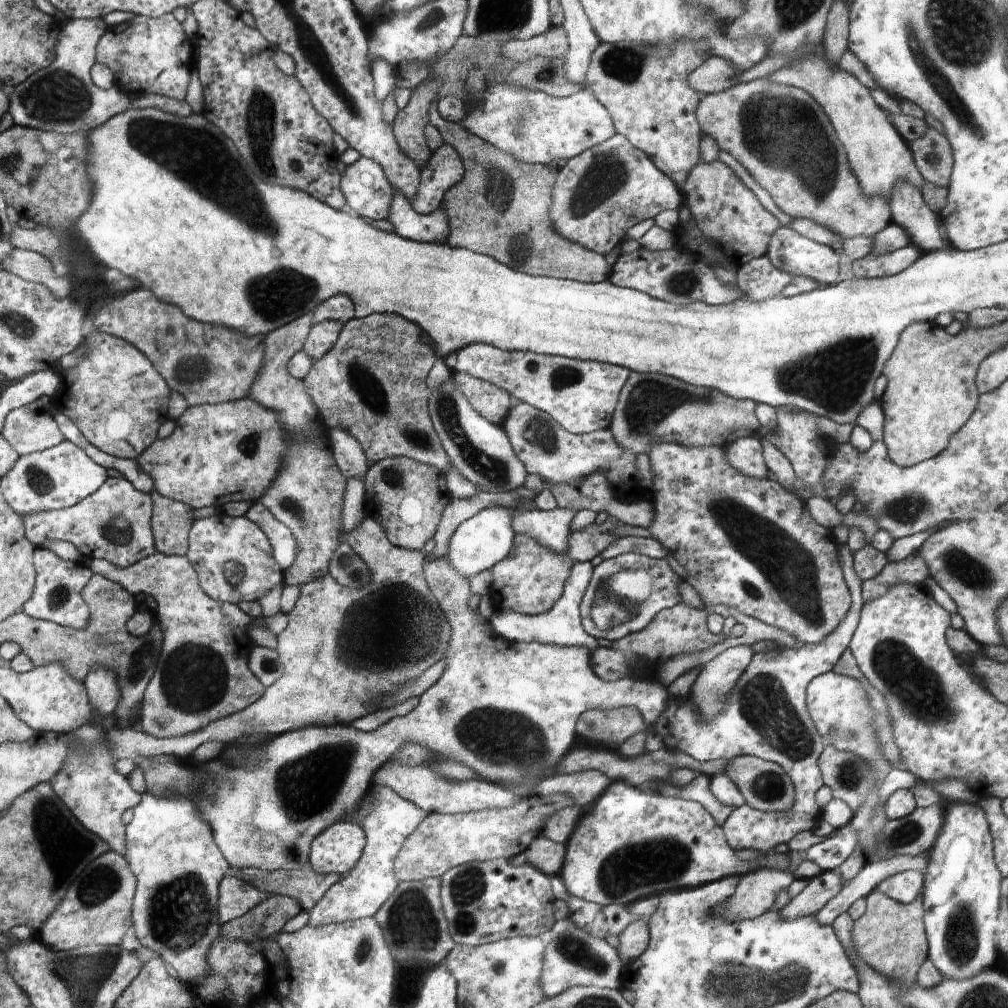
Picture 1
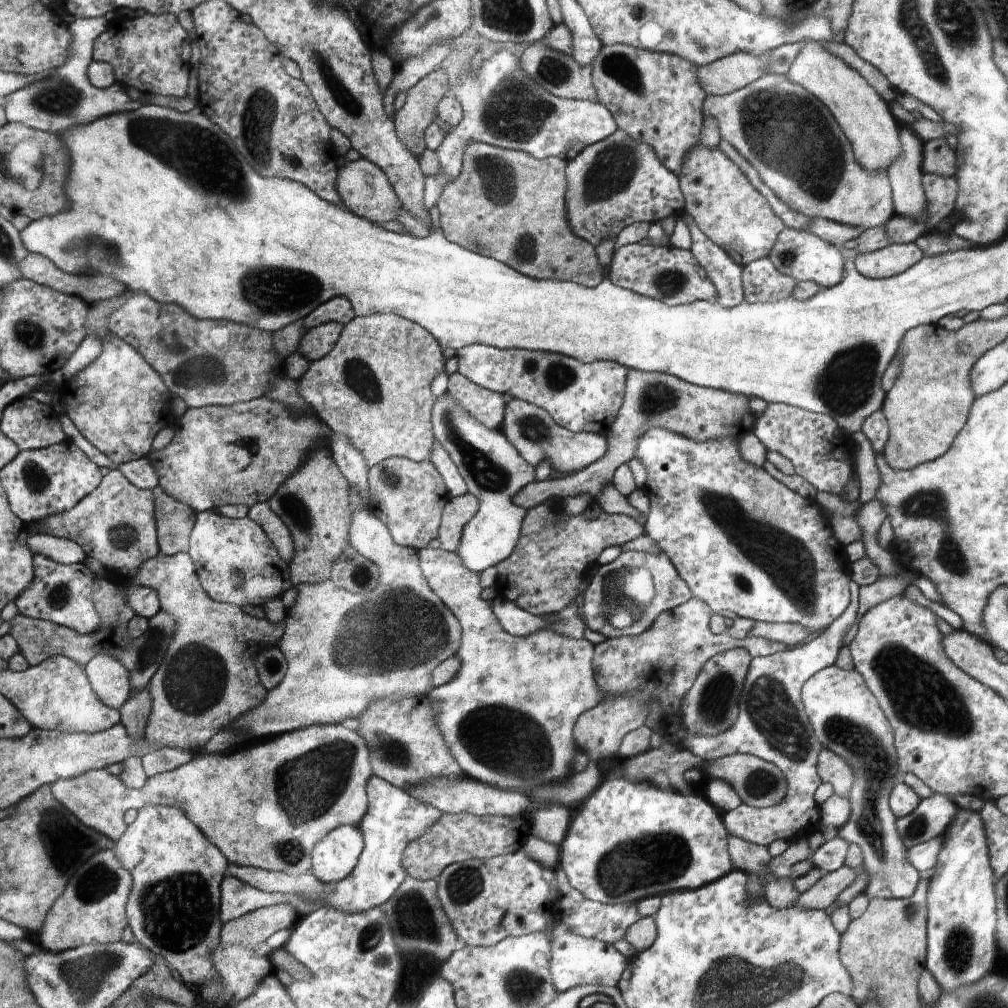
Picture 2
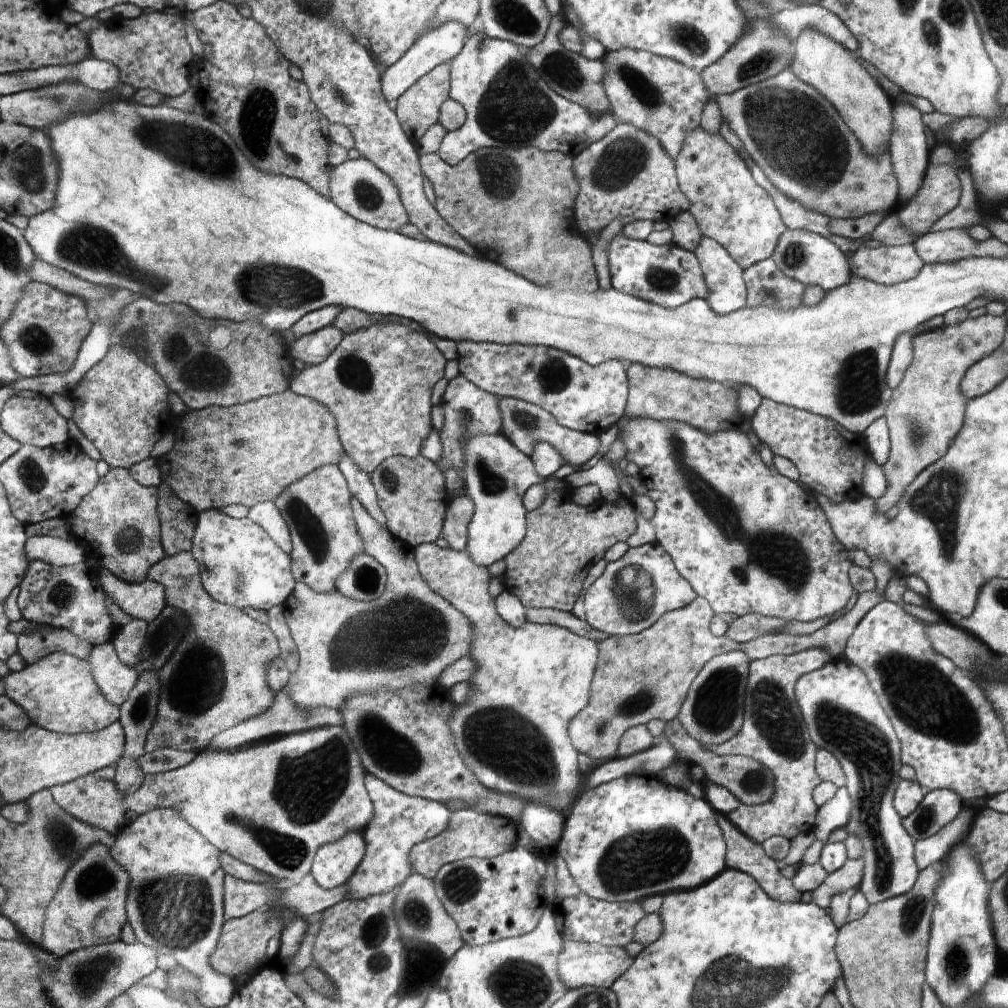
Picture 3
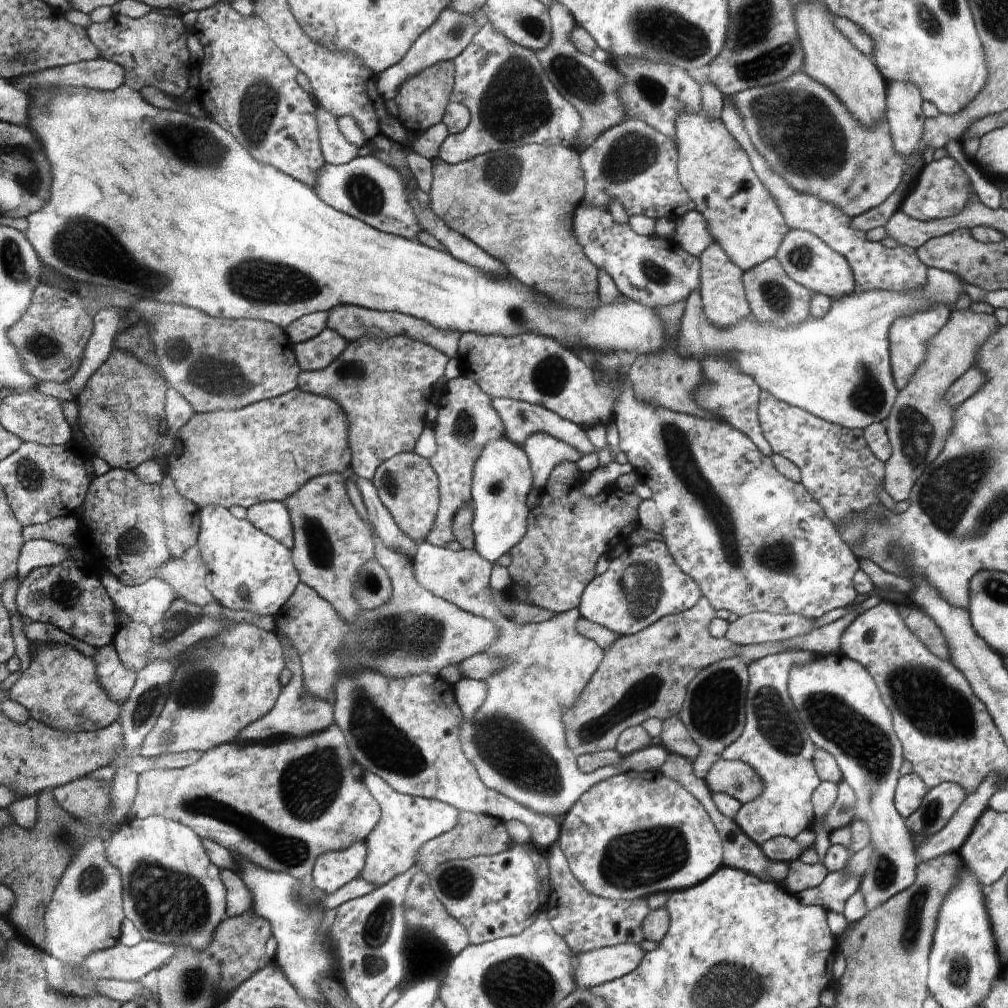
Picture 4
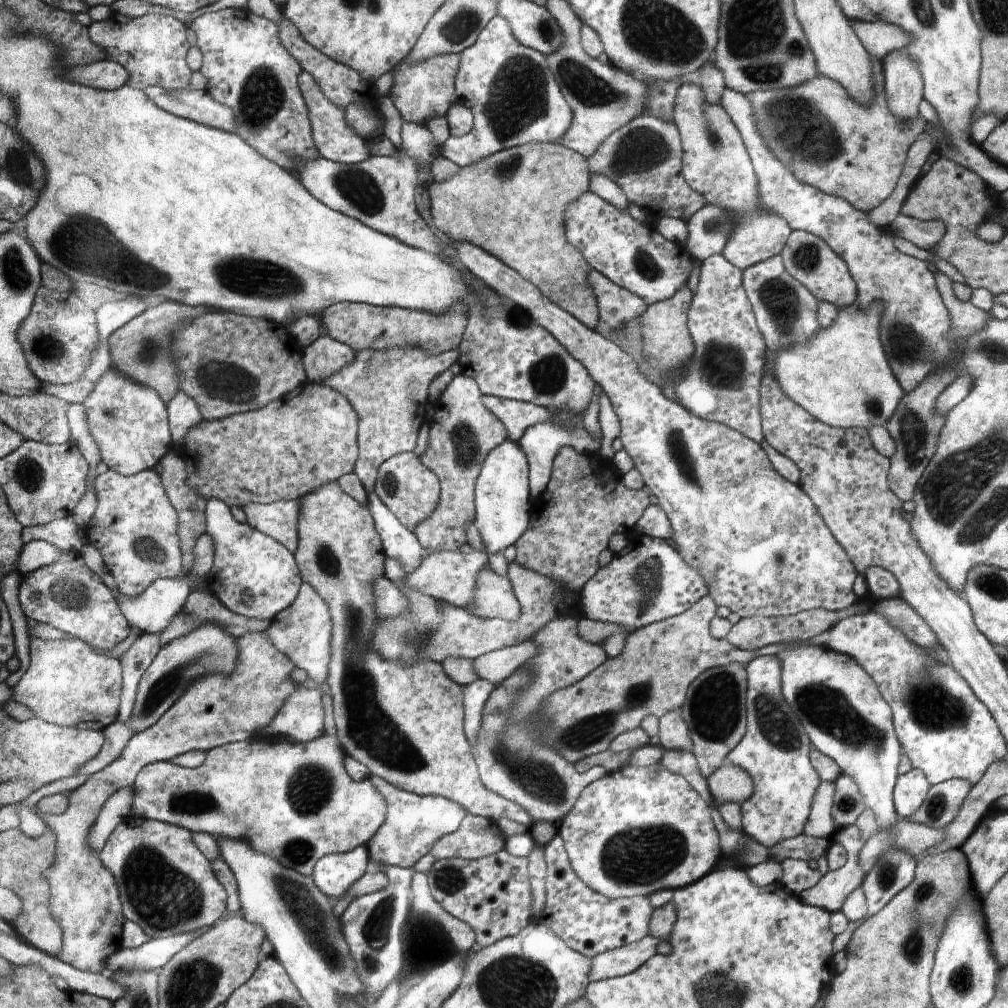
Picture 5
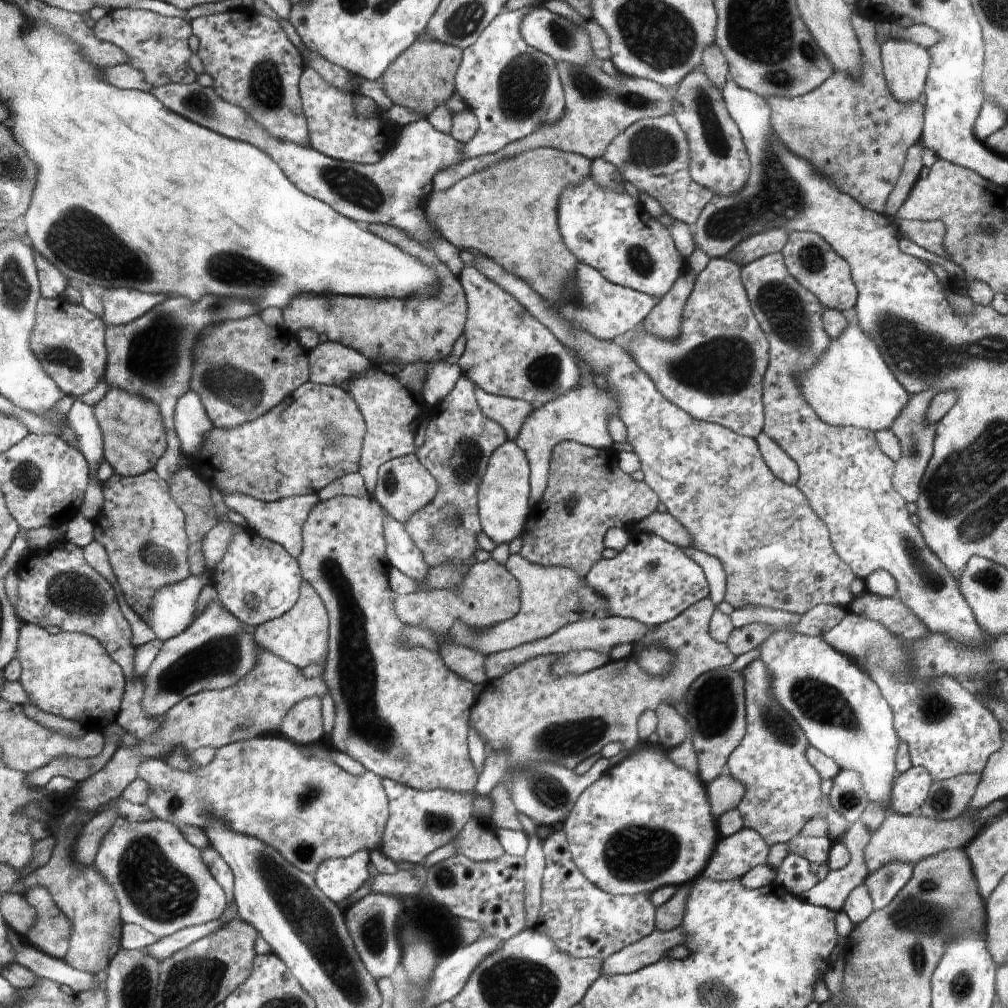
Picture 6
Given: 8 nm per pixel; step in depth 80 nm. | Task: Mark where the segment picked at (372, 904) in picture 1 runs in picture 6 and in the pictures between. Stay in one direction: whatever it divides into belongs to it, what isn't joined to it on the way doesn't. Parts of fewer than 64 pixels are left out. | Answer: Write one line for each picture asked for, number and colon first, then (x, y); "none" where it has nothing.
2: (395, 819)
3: (401, 822)
4: (407, 823)
5: (415, 823)
6: (421, 821)

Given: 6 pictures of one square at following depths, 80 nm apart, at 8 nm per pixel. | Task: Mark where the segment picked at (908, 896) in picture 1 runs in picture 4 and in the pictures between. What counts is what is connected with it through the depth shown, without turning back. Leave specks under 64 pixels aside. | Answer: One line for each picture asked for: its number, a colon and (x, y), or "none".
2: (844, 715)
3: (843, 715)
4: (836, 698)

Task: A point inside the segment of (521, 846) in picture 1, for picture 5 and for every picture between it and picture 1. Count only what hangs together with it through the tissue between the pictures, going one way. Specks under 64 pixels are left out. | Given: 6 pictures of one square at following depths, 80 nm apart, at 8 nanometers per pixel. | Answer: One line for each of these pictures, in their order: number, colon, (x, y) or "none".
2: (455, 838)
3: (471, 834)
4: (475, 834)
5: (478, 837)

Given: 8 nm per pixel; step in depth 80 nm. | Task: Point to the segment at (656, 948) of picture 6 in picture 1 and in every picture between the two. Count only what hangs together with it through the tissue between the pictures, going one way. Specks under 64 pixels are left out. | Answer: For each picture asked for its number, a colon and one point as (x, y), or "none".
1: (573, 957)
2: (576, 960)
3: (581, 963)
4: (601, 965)
5: (625, 959)

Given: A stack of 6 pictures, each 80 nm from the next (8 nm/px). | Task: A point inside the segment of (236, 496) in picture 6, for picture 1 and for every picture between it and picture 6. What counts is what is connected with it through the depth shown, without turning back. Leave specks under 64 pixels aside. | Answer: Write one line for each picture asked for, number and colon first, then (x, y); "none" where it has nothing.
1: (285, 547)
2: (261, 513)
3: (266, 515)
4: (271, 517)
5: (280, 520)

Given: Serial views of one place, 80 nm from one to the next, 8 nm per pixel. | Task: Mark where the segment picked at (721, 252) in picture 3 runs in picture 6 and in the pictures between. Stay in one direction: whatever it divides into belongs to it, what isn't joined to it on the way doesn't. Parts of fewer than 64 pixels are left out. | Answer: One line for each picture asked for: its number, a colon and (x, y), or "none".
4: (723, 291)
5: (721, 381)
6: (720, 381)

